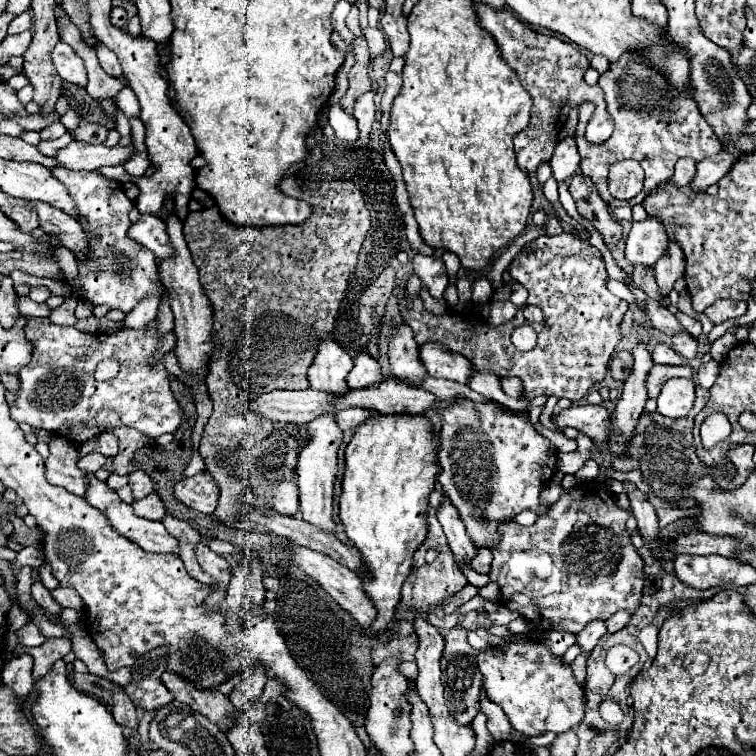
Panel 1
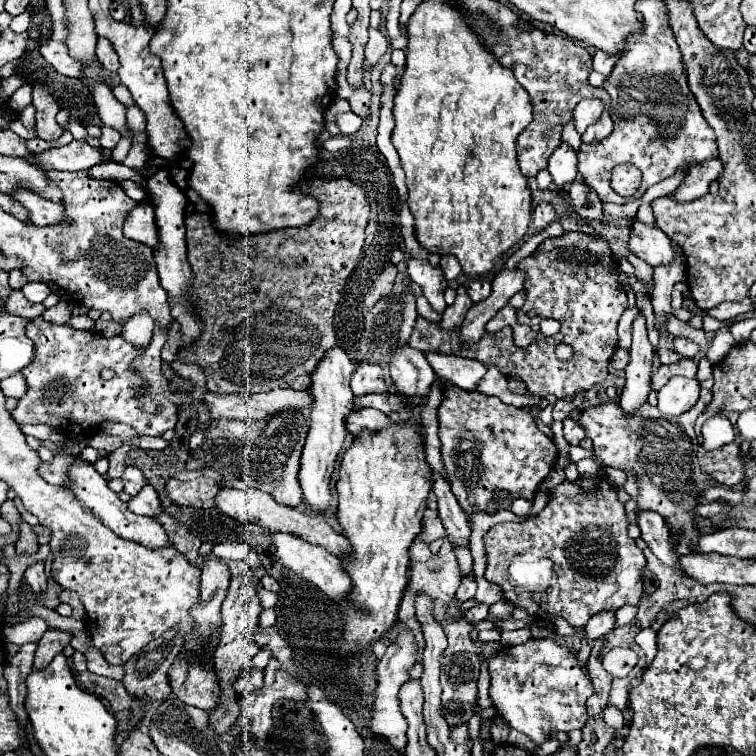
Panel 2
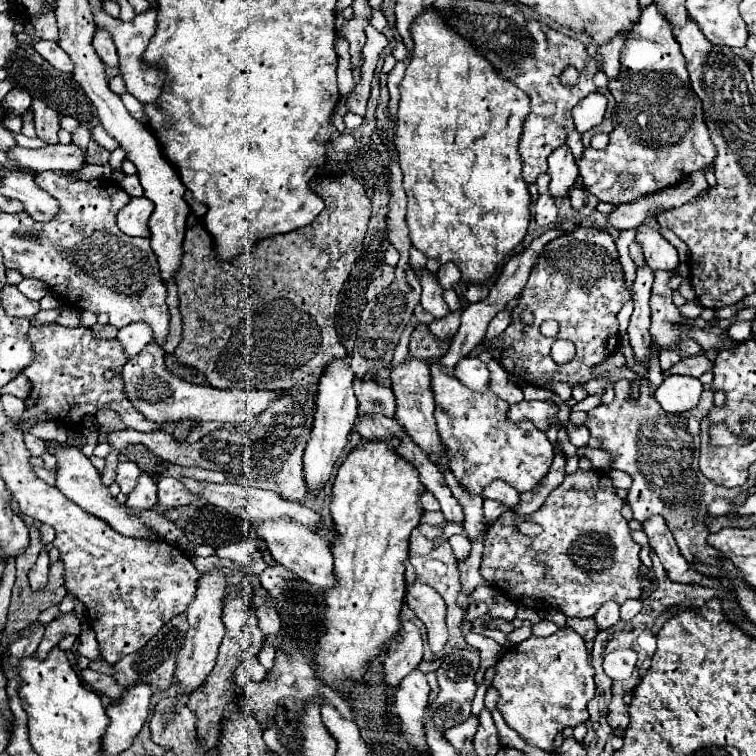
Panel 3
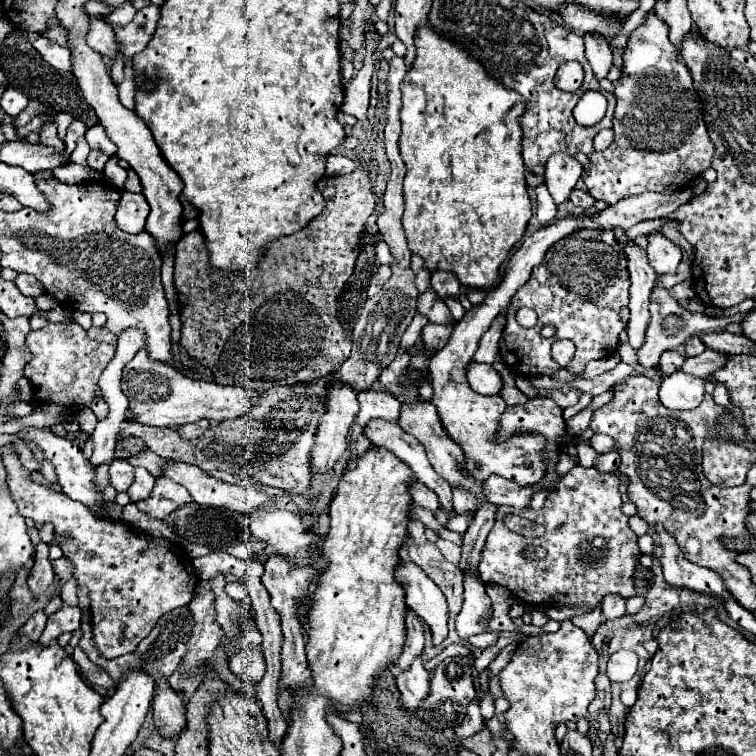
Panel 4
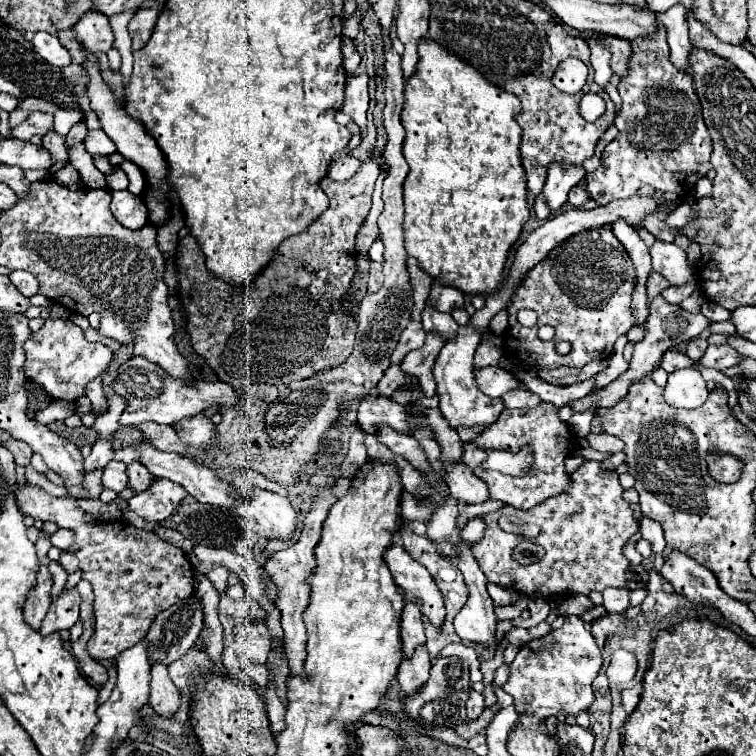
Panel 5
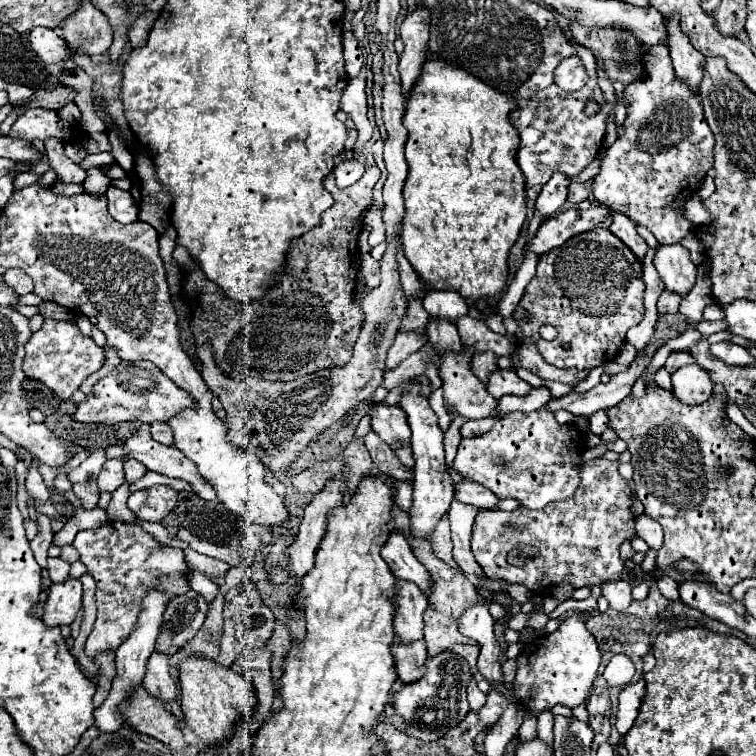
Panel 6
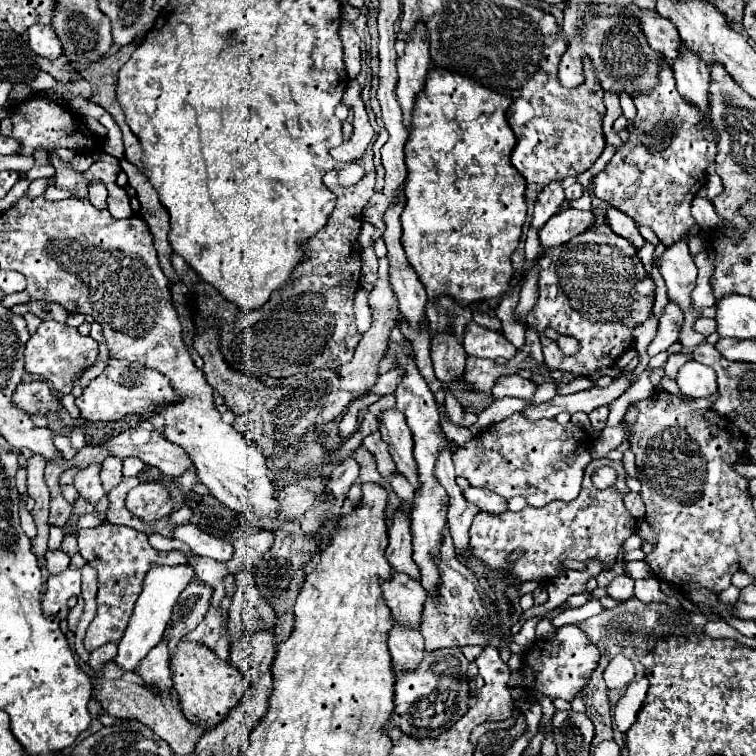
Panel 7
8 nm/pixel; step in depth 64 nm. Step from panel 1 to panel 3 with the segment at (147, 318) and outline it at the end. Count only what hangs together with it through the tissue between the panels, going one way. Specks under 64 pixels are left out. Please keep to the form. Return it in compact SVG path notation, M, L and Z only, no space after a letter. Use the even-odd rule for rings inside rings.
M140 322L128 324L118 332L118 340L124 348L124 354L132 358L152 340L152 330L148 328L148 324L140 324Z

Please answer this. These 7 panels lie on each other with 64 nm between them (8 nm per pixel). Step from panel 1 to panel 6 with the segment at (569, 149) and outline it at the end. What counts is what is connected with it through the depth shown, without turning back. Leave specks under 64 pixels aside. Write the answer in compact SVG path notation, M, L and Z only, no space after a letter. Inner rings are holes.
M556 172L556 176L552 176L548 184L544 184L540 196L536 198L536 206L534 206L536 214L548 218L552 212L558 212L566 202L566 194L568 194L566 188L568 188L568 178Z

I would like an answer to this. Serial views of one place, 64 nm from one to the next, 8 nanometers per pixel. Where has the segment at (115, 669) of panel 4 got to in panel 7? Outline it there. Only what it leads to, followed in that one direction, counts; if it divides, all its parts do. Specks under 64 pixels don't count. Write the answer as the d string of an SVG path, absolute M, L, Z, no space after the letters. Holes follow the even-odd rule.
M188 584L178 596L172 612L172 628L166 630L168 640L180 640L192 632L210 608L214 588L210 584Z

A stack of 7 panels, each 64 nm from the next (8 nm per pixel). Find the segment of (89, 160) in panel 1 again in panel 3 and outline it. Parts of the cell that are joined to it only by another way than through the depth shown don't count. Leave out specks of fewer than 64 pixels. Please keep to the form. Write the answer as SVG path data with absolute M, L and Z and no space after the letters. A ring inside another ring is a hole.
M56 144L56 146L44 146L38 150L12 146L6 156L14 160L20 168L28 168L34 174L44 170L64 170L74 172L82 164L86 164L86 152L82 152L76 144Z

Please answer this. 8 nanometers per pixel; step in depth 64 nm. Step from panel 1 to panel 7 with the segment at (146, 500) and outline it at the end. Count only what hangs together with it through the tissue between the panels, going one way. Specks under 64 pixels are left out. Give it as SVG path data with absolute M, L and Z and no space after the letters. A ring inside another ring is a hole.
M134 456L124 458L124 476L138 476L138 472L144 468L144 464L140 460L136 460Z

